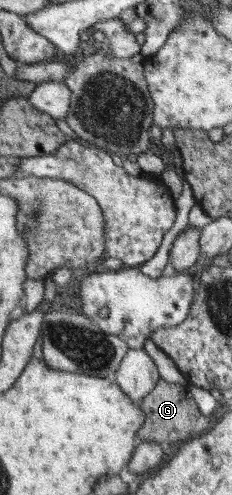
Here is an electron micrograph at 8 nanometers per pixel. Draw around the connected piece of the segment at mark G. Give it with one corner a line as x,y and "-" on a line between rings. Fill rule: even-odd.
160,378
156,387
138,404
145,413
146,425
150,425
155,431
157,444
170,445
170,443
196,439
208,431
210,417
202,415
187,385
168,383

